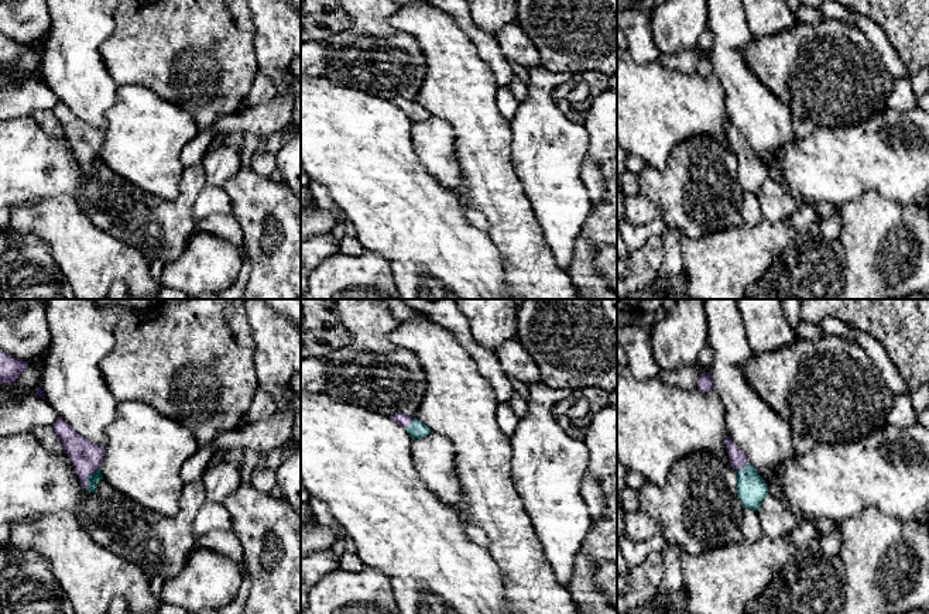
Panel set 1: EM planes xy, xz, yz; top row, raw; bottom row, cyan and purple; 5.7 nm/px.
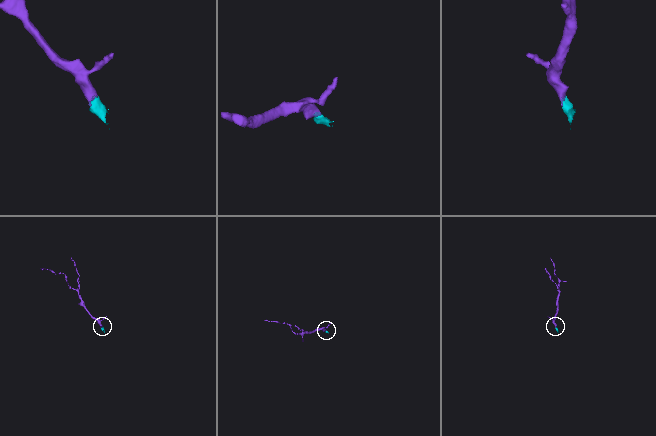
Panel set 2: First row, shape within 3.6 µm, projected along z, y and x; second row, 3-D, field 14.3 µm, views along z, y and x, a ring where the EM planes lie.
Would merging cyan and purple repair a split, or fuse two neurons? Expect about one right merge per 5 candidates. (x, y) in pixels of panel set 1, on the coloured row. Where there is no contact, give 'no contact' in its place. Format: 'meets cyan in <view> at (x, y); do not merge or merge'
meets cyan in xy at (88, 477); merge

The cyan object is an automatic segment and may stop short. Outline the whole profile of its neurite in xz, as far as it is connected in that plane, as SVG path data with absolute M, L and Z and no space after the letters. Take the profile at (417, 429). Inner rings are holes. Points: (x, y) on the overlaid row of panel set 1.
M395 414L391 416L398 425L401 425L412 439L421 439L431 433L429 428L418 418L408 416L405 414Z

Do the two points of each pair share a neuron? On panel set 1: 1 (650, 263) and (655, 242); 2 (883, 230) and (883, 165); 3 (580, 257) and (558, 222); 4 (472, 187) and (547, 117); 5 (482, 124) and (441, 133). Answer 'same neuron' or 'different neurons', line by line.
1: same neuron
2: different neurons
3: different neurons
4: different neurons
5: different neurons

